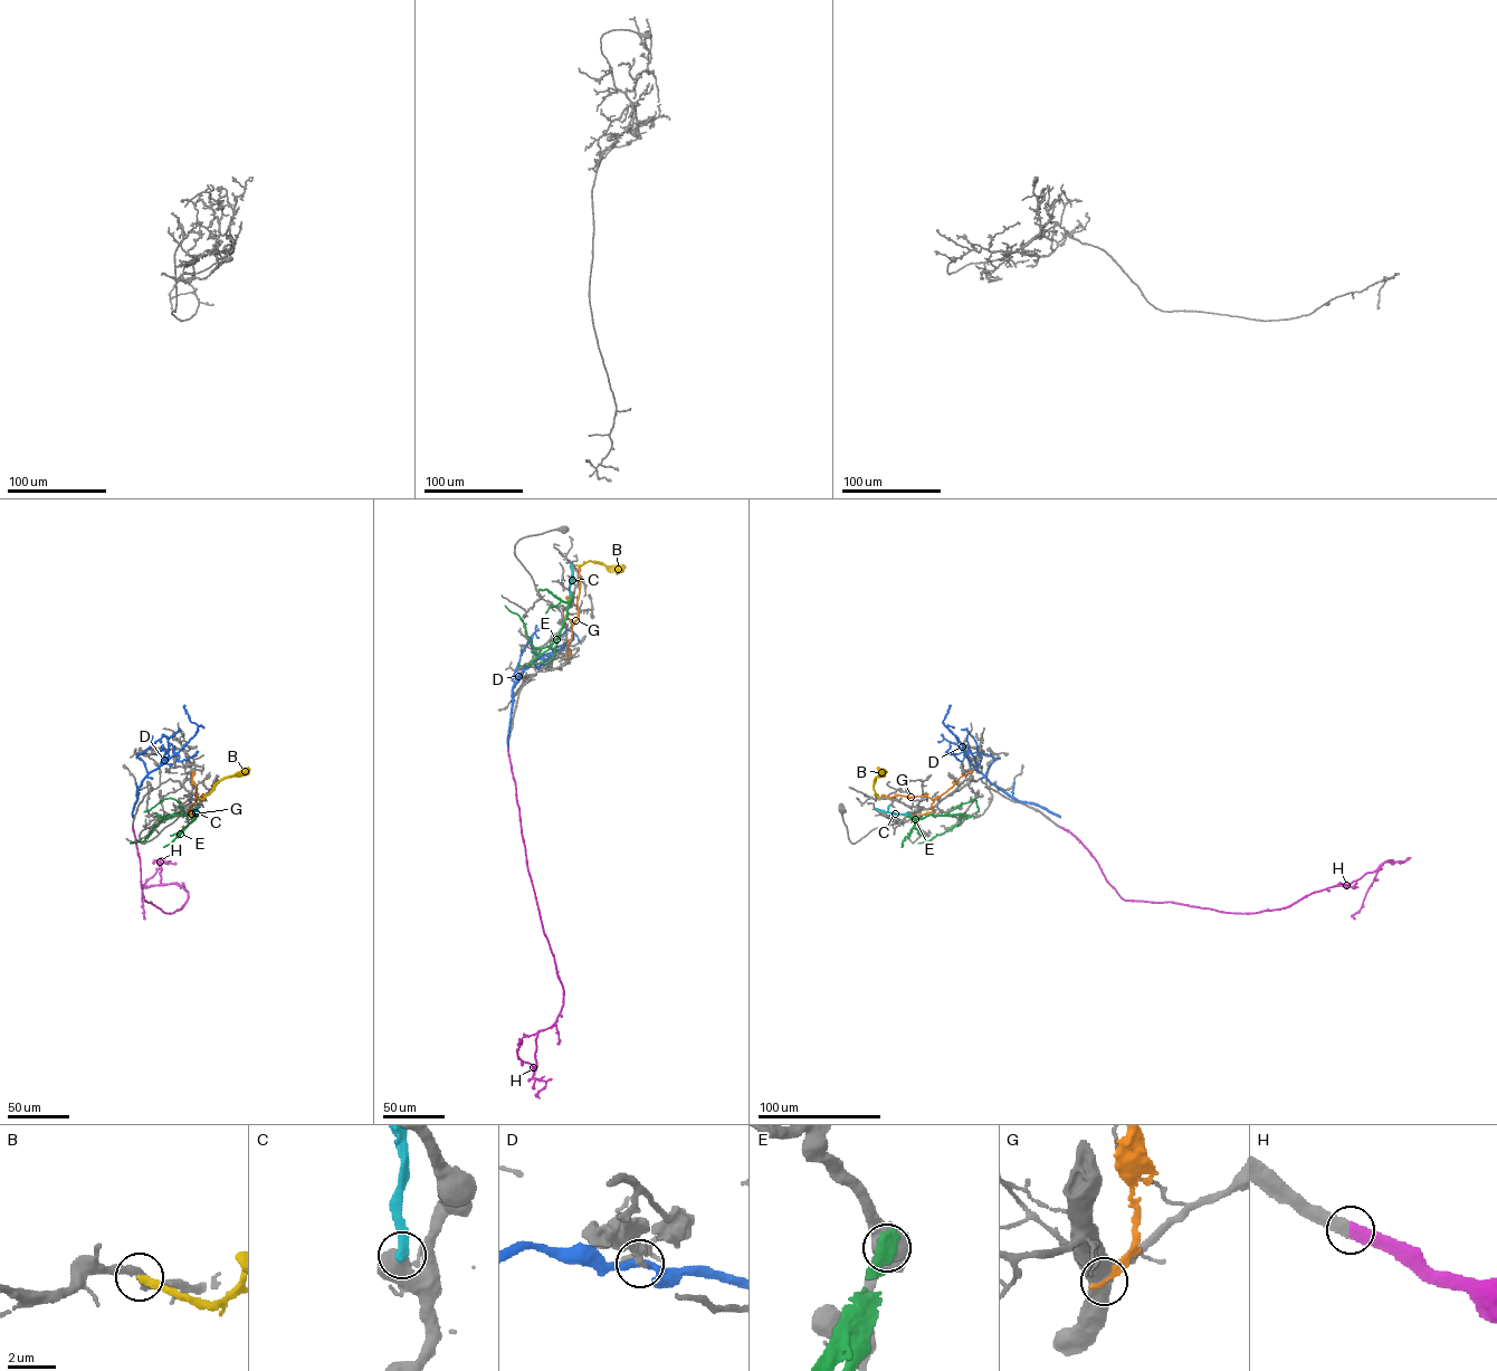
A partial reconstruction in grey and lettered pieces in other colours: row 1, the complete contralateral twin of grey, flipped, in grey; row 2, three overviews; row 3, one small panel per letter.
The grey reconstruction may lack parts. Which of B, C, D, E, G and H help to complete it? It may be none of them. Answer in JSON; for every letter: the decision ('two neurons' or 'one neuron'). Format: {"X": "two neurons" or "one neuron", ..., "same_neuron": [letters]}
{"B": "two neurons", "C": "two neurons", "D": "two neurons", "E": "two neurons", "G": "two neurons", "H": "one neuron", "same_neuron": ["H"]}

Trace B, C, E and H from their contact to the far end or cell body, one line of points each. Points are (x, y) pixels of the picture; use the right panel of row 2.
B: (878, 798), (874, 788), (878, 776), (877, 768)
C: (911, 813), (893, 813), (876, 808)
E: (907, 816), (957, 815), (961, 819), (942, 834), (917, 843)
H: (1060, 827), (1088, 850), (1125, 900), (1255, 913), (1289, 906), (1379, 869), (1354, 919)

